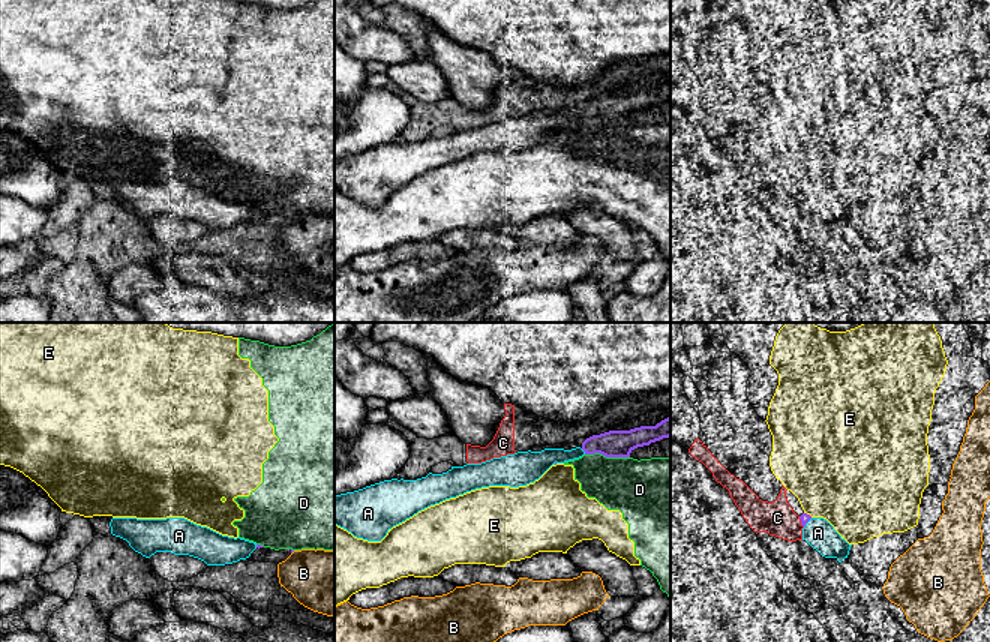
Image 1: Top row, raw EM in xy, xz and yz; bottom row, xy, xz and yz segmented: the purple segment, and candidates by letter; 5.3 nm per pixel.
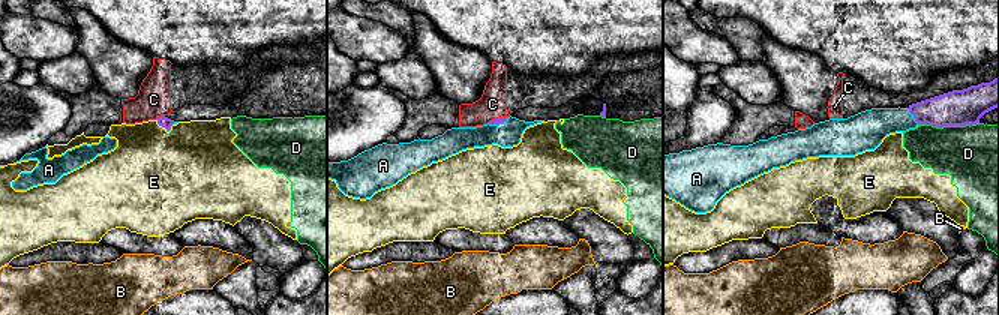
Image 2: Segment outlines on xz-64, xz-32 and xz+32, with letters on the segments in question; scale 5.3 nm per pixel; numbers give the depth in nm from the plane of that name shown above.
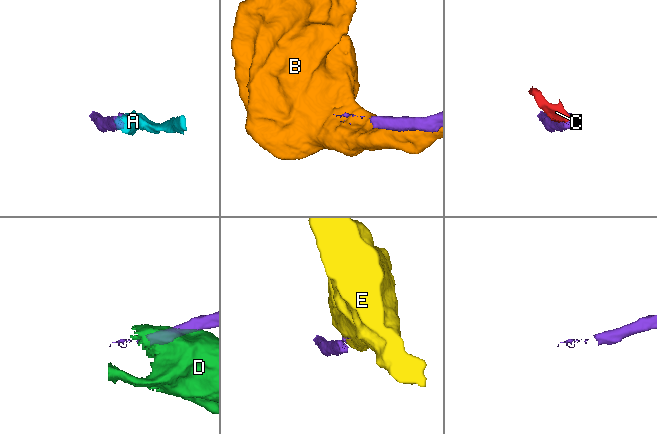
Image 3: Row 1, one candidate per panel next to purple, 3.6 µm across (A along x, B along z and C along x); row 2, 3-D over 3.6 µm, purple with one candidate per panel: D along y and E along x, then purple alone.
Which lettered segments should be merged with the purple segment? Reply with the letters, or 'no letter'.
A

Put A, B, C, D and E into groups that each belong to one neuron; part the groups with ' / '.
A / B / C / D E

